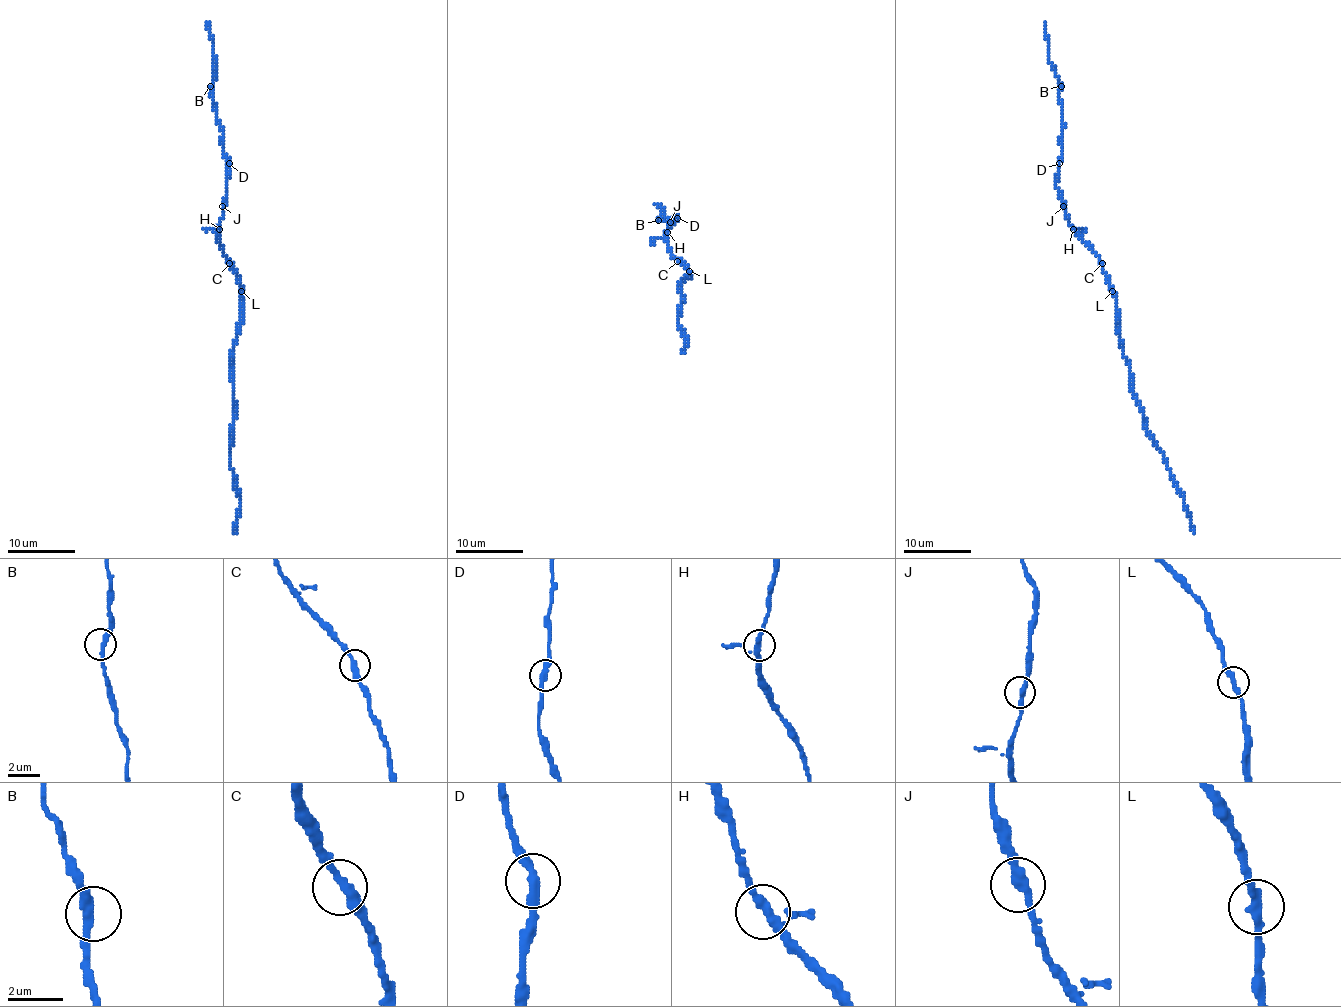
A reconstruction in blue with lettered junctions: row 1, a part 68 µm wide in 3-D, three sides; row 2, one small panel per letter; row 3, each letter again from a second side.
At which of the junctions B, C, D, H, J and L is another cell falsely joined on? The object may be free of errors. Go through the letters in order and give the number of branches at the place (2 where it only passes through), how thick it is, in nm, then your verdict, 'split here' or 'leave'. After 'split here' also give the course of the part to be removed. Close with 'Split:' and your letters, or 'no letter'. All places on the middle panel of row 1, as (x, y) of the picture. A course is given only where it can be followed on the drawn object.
B: branches 2; calibre 320 nm; leave
C: branches 2; calibre 320 nm; leave
D: branches 2; calibre 320 nm; leave
H: branches 2; calibre 320 nm; leave
J: branches 2; calibre 320 nm; leave
L: branches 2; calibre 340 nm; leave
Split: no letter

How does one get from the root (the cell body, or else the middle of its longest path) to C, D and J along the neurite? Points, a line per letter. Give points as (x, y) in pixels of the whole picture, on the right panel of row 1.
C: (1108, 277), (1102, 263)
D: (1108, 277), (1095, 251), (1070, 223), (1056, 185), (1059, 163)
J: (1108, 277), (1095, 251), (1070, 223), (1063, 206)

